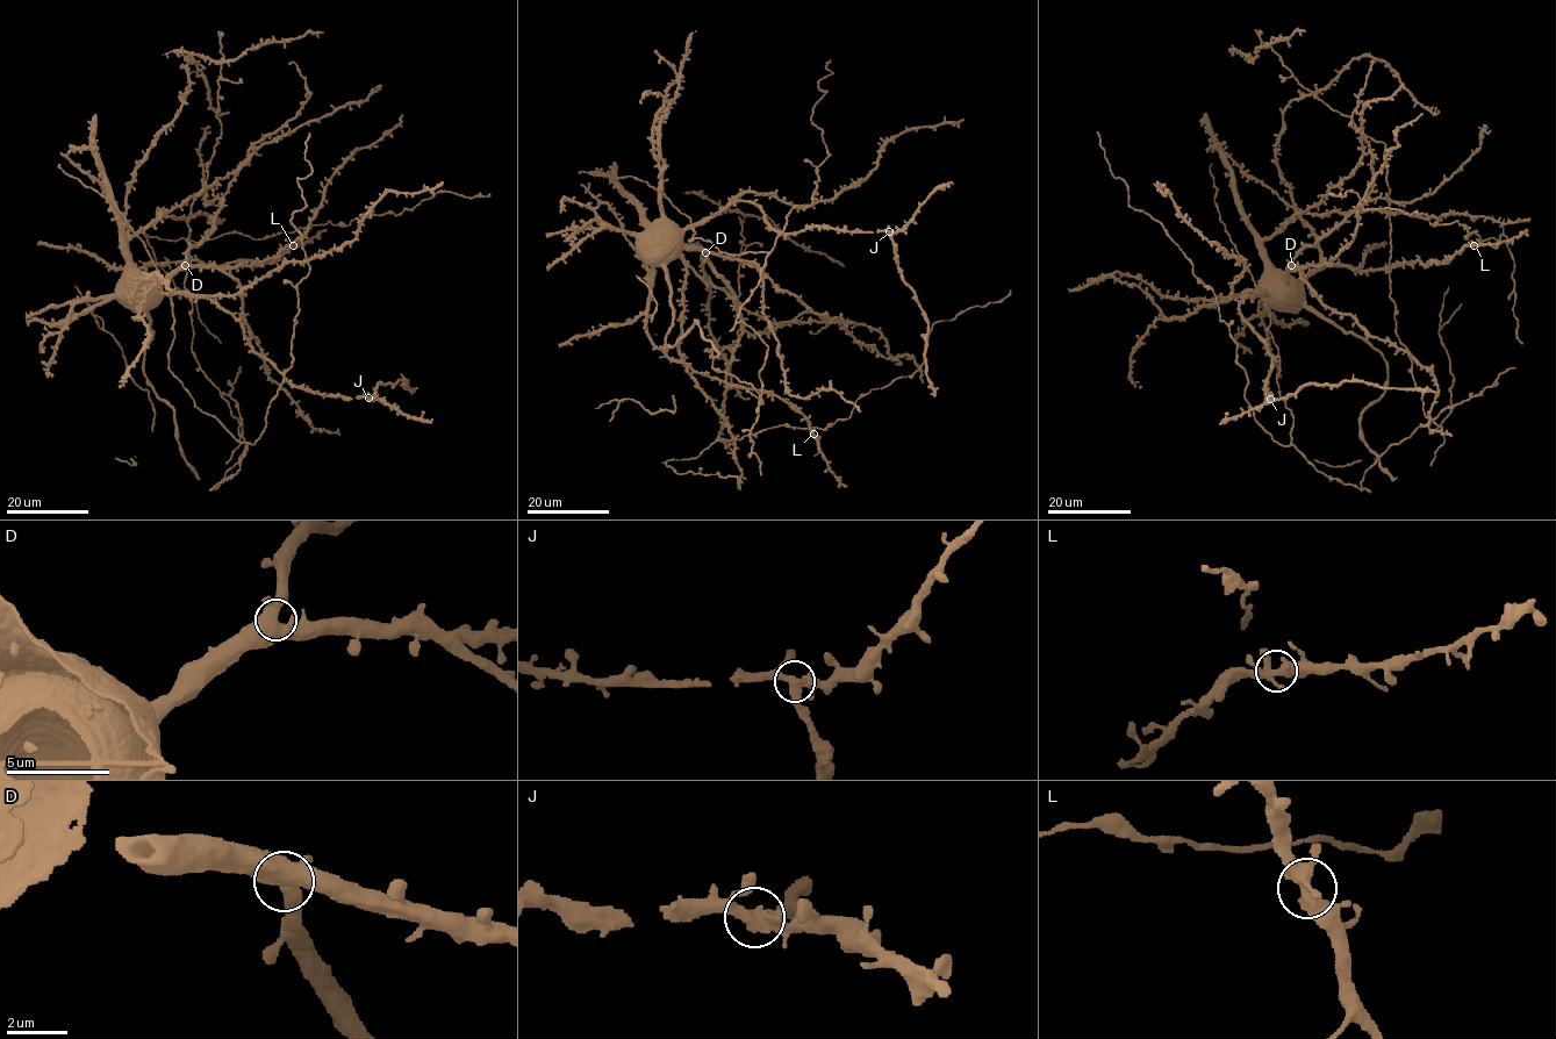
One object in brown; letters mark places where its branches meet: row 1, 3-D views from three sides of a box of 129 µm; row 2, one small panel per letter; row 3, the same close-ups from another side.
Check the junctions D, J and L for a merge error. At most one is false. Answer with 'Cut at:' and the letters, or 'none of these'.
Cut at: J

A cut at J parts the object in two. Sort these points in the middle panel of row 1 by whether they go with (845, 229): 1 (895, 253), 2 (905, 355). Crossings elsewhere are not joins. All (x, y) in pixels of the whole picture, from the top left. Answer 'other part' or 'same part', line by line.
1: other part
2: same part

